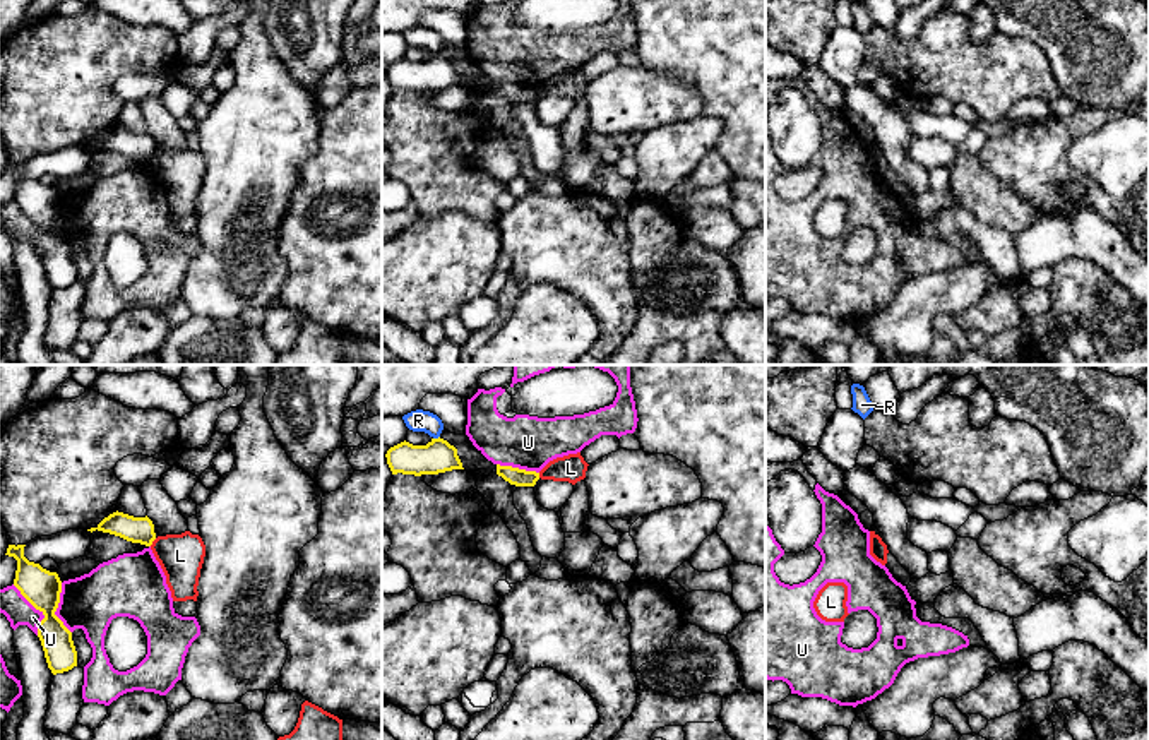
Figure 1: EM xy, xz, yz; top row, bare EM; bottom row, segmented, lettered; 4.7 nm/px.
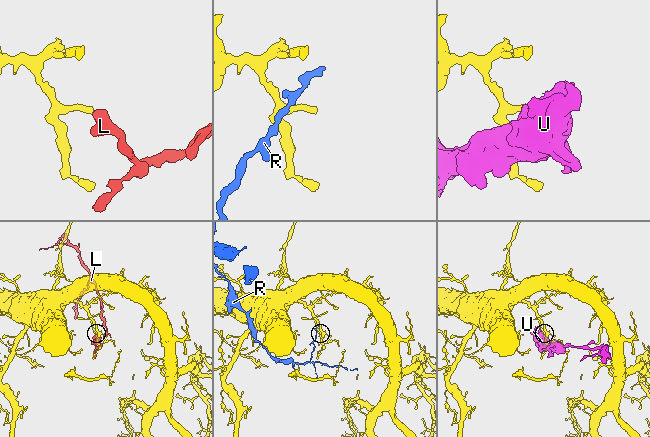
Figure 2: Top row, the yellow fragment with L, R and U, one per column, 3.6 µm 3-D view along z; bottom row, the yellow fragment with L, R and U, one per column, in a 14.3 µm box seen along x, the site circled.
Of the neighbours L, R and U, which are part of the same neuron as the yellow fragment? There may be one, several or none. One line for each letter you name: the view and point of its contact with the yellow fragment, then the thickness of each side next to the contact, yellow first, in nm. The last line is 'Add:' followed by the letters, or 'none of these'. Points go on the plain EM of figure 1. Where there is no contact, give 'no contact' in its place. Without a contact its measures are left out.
Add: none of these

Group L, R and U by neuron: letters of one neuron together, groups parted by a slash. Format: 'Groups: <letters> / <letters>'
Groups: L / R / U

